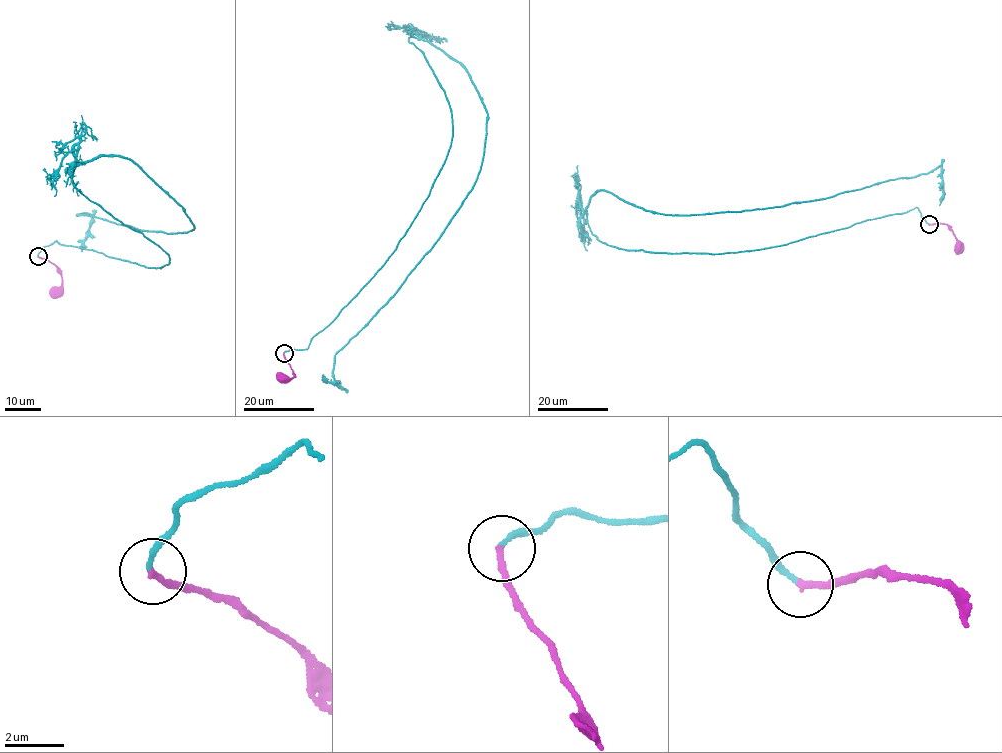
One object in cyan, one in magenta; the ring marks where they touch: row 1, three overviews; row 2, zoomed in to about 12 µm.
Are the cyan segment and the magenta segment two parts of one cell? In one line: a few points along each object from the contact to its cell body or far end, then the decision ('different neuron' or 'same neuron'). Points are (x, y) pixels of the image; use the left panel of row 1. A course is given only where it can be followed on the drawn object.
cyan via (38, 255), (169, 263), (76, 189), (101, 156), (195, 228), (77, 214), (82, 251) | magenta via (38, 256), (52, 263), (61, 276), (60, 290), (52, 297) | same neuron

